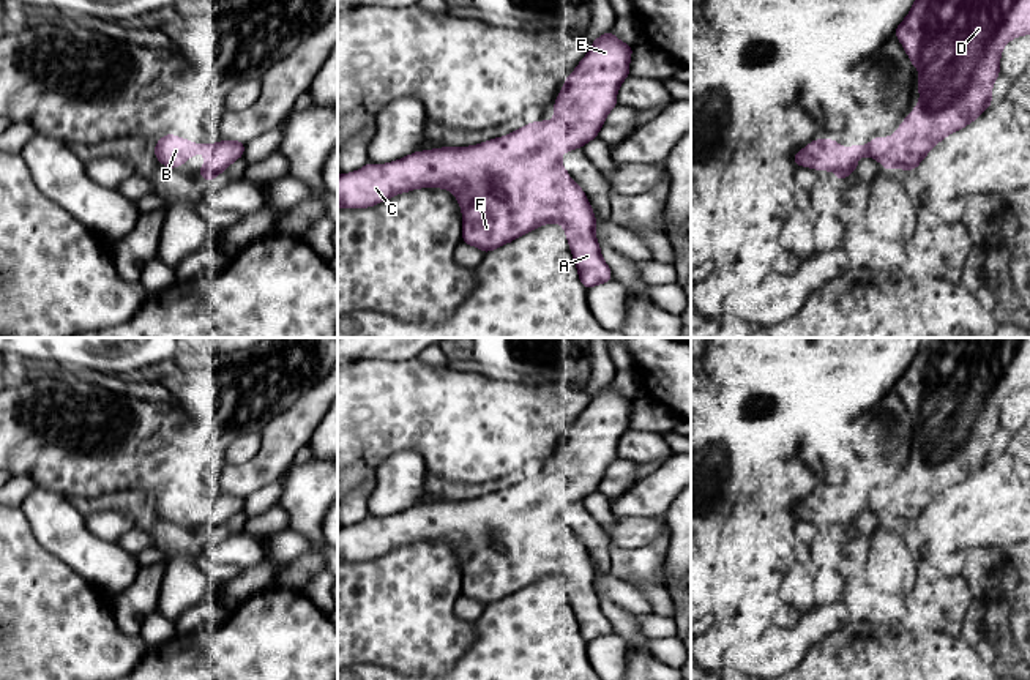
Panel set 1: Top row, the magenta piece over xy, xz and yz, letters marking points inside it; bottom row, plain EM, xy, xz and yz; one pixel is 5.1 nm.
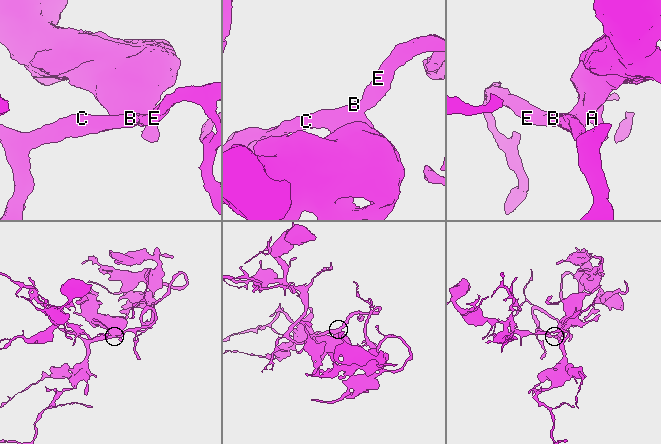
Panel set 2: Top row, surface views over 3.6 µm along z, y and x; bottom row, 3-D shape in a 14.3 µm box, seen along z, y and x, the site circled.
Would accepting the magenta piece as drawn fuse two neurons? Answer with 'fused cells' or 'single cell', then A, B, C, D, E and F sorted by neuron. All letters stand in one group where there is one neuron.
single cell | A B C D E F

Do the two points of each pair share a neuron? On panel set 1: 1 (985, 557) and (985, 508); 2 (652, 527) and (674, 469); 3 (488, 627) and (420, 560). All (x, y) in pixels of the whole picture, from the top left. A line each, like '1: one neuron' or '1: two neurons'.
1: two neurons
2: two neurons
3: two neurons

